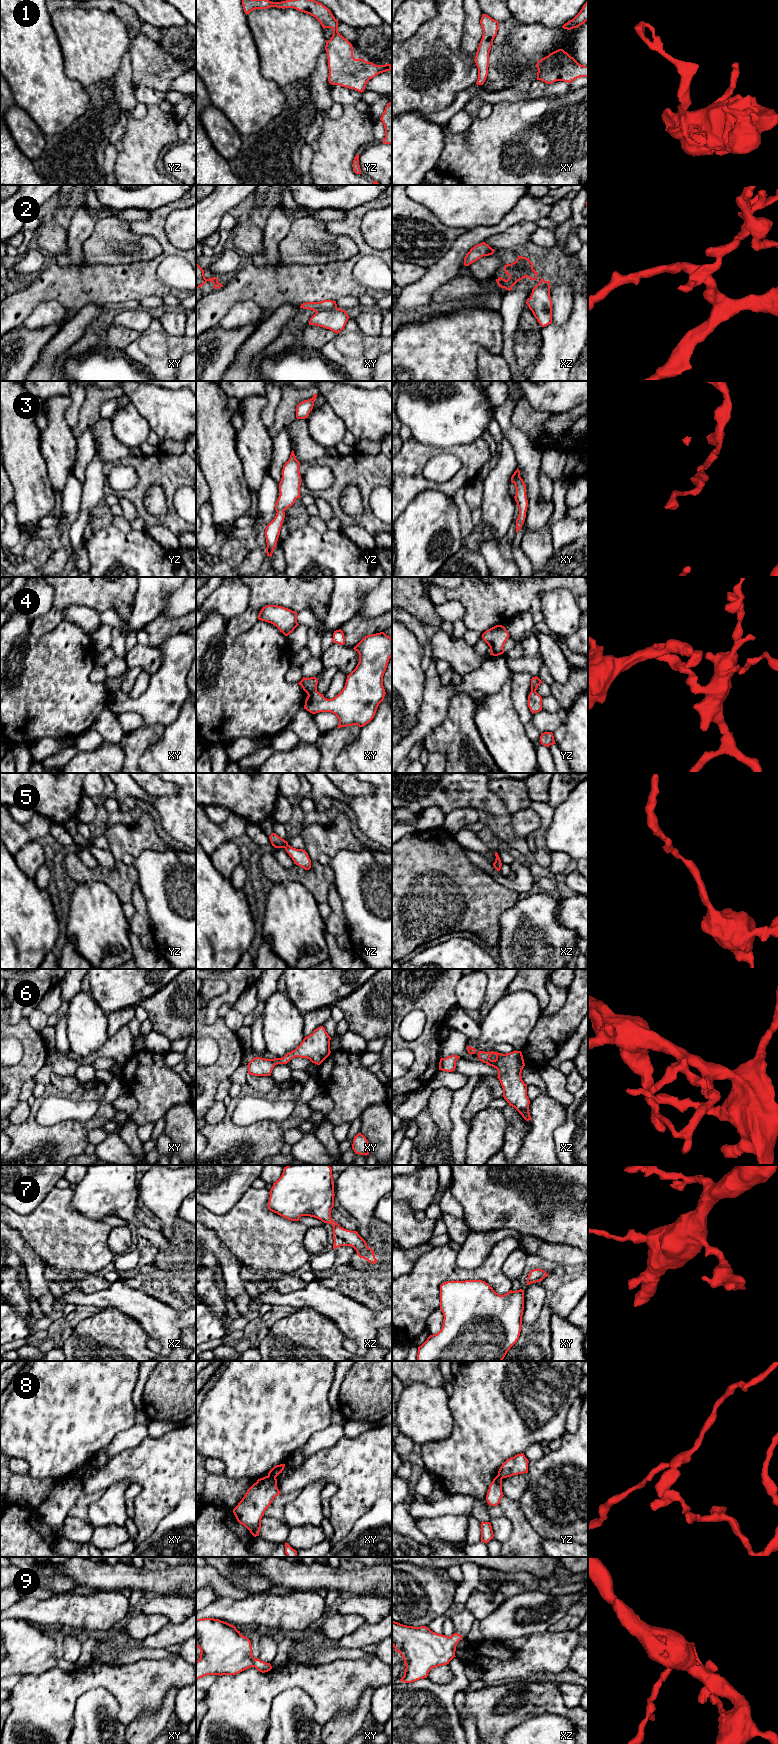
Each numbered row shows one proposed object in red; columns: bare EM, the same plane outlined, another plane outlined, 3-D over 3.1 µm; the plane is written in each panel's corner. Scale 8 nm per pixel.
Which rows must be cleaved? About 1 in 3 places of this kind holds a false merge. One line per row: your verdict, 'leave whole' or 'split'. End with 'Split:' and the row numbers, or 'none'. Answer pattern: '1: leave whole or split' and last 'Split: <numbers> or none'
1: leave whole
2: split
3: leave whole
4: split
5: leave whole
6: leave whole
7: leave whole
8: split
9: leave whole
Split: 2, 4, 8

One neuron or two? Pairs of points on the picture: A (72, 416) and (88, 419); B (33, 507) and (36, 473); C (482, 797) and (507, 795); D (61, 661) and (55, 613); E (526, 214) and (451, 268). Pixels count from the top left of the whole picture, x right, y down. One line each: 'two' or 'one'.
A: two
B: one
C: two
D: two
E: one

